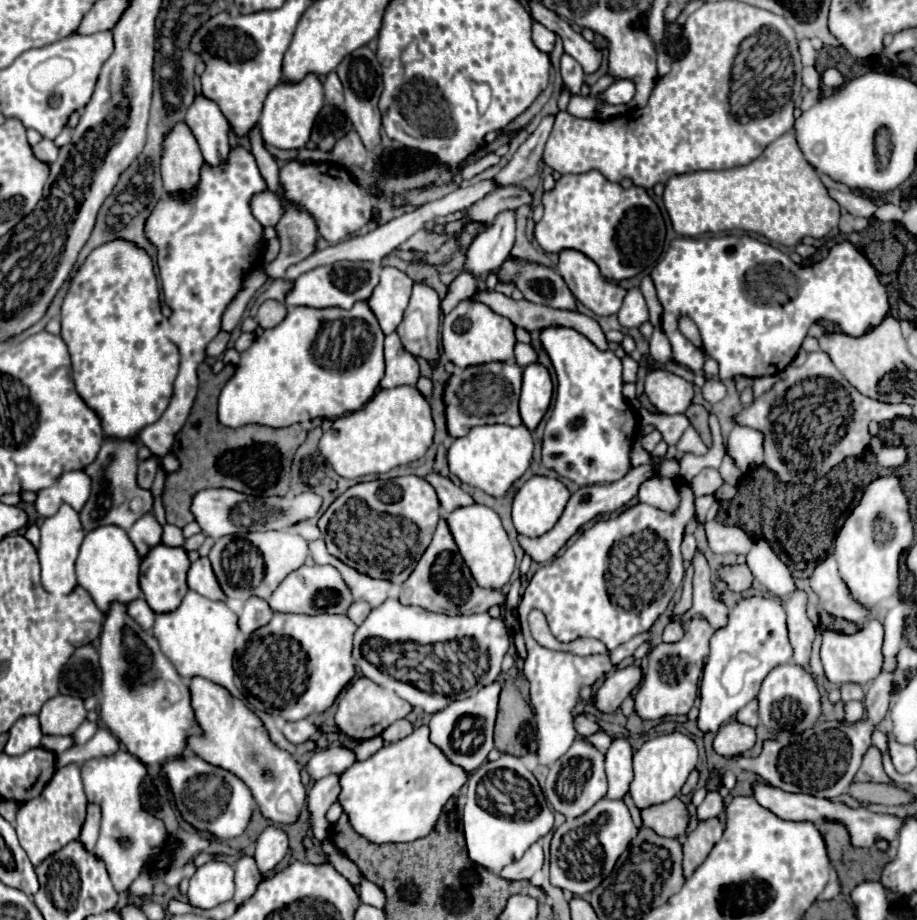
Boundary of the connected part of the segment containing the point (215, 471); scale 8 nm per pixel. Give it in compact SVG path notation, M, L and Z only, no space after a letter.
M202 366L198 368L198 380L200 388L194 406L190 410L190 416L182 432L178 434L172 446L172 454L180 460L180 470L166 476L164 494L162 494L166 522L178 528L184 528L188 522L194 520L192 512L186 510L186 504L190 504L192 496L200 488L232 488L236 492L250 496L284 496L290 484L290 466L294 452L306 440L306 432L300 428L300 424L288 428L268 428L252 424L236 430L222 426L216 418L216 406L224 380L220 380L218 376L206 378Z

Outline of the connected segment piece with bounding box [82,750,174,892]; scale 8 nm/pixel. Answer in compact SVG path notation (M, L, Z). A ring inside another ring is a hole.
M126 750L84 762L82 780L88 802L100 804L102 824L94 856L106 864L106 872L116 892L126 892L142 870L168 870L174 850L170 850L170 836L164 822L148 814L140 806L140 784L146 776L146 766Z

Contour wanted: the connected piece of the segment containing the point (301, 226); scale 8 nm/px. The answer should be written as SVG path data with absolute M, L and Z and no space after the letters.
M284 202L284 208L286 214L276 226L282 244L280 254L270 264L264 264L264 272L270 280L282 278L288 266L308 258L314 252L314 242L318 238L316 224L310 214L290 206L288 202Z

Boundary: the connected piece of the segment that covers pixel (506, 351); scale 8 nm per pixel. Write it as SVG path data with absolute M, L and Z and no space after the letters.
M462 300L452 312L448 312L442 320L442 348L444 356L456 364L458 368L468 368L476 364L488 364L488 362L504 362L514 360L514 346L516 346L516 326L492 312L486 304Z

